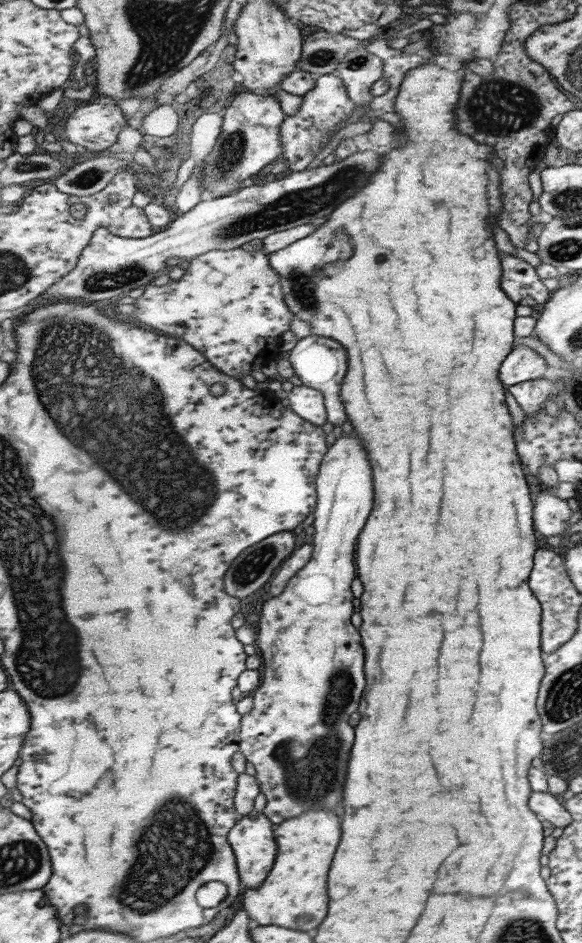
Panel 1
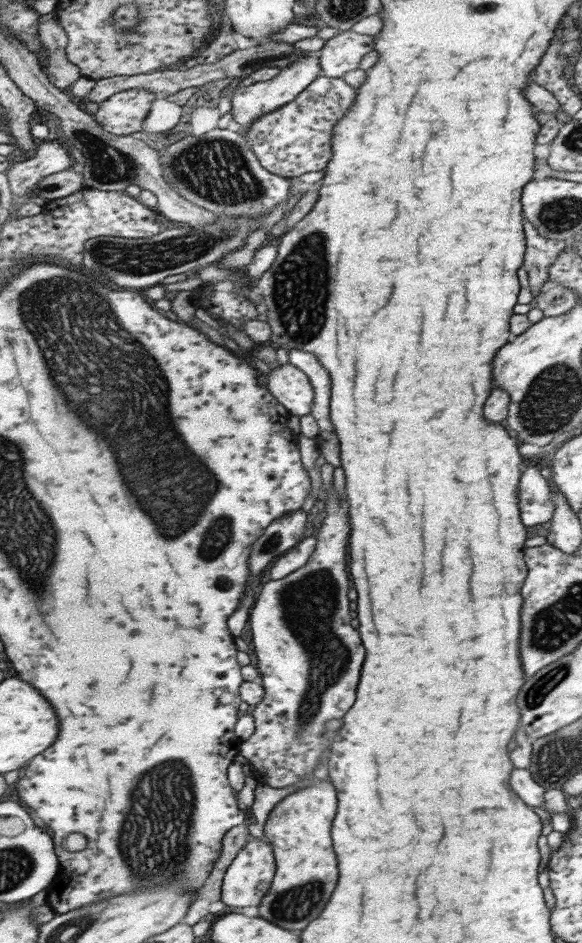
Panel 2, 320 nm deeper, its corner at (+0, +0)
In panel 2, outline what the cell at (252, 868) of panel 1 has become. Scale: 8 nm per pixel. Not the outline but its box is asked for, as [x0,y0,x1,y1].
[219,837,274,908]

